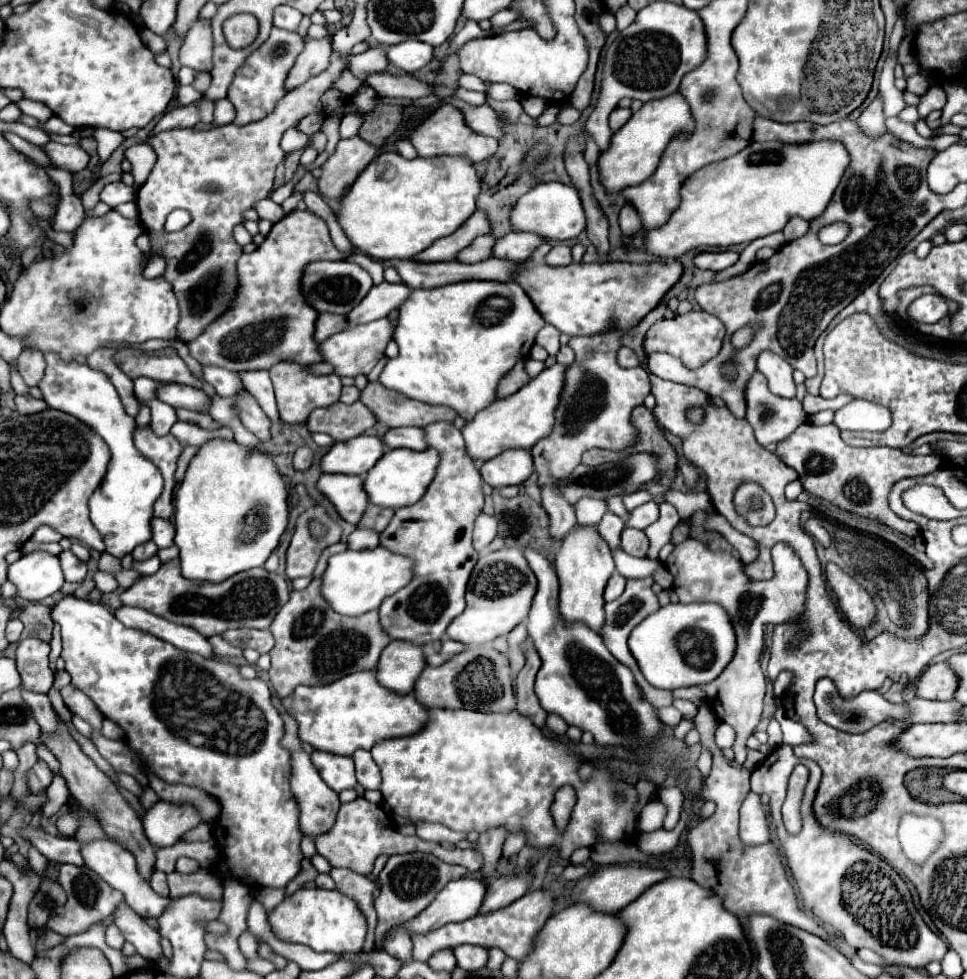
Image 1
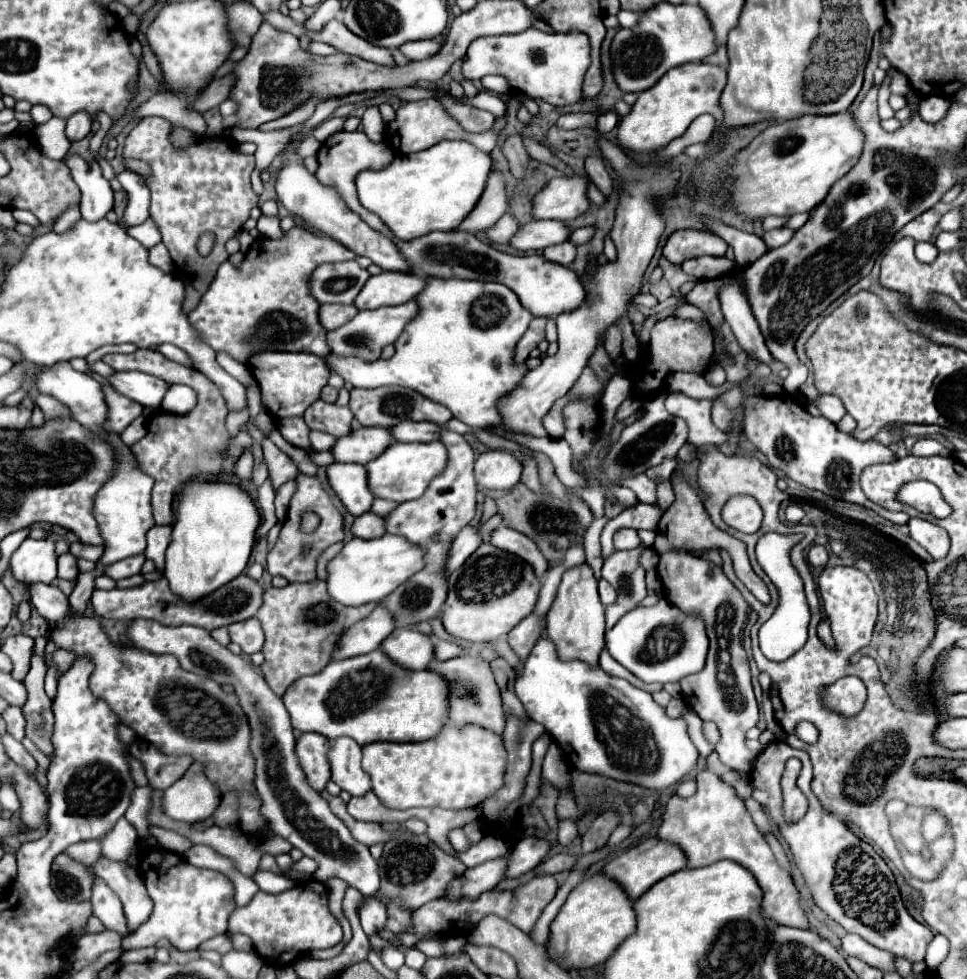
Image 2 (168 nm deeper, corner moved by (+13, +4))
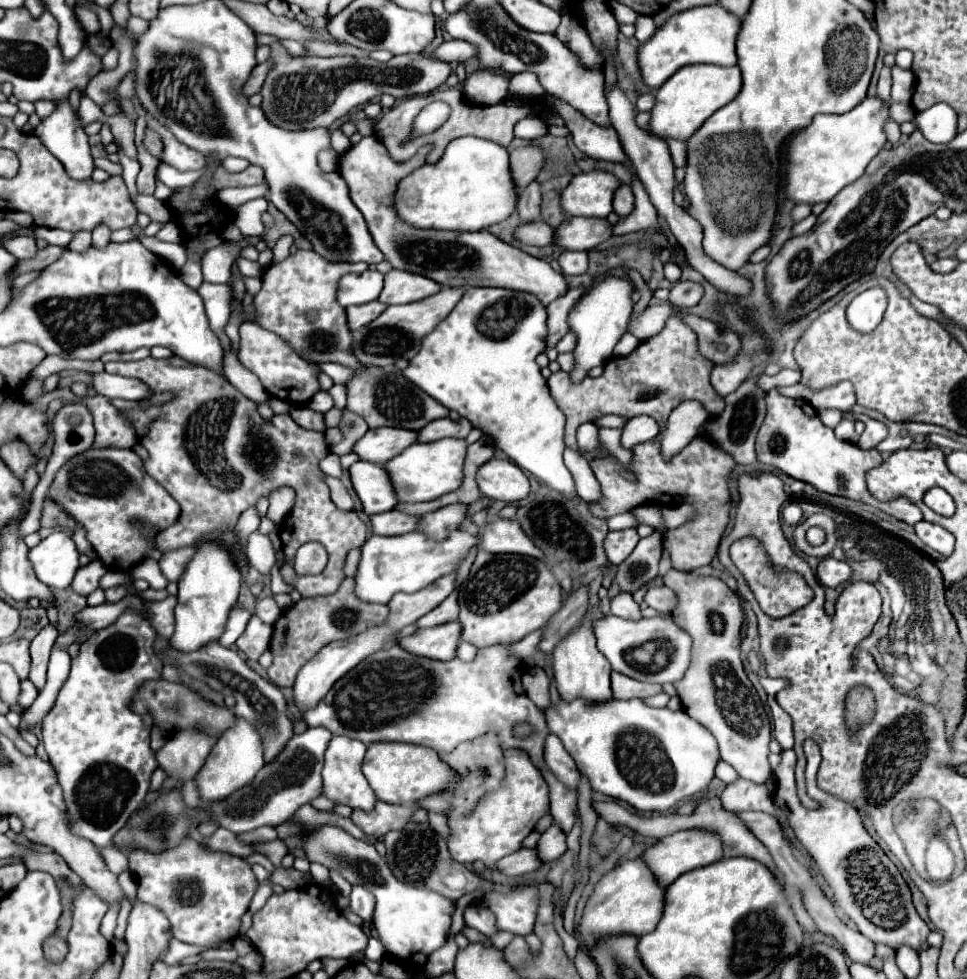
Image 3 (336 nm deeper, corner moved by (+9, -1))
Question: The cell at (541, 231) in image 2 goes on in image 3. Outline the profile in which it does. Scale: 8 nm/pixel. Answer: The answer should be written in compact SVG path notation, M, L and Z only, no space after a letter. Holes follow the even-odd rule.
M573 216L557 228L557 246L567 250L593 250L611 238L611 224L605 218Z

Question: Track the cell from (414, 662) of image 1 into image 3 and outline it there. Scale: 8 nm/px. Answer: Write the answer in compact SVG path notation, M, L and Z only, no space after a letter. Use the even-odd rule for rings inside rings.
M457 620L417 630L415 634L399 640L399 644L405 646L405 650L409 650L411 654L437 660L451 660L455 656L459 642L461 642L461 624Z

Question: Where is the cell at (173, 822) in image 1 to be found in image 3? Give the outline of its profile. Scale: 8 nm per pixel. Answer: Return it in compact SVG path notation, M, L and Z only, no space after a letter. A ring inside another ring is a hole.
M235 716L233 726L229 730L225 730L225 734L217 740L205 766L197 774L201 798L205 802L217 802L221 798L227 798L241 786L247 786L255 778L255 774L261 770L263 764L265 764L263 744L261 744L261 736L259 736L257 728L249 720Z

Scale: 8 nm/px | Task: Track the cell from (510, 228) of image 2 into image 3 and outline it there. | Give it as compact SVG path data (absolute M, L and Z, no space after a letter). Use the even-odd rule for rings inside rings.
M531 222L519 226L515 238L531 246L549 246L555 242L555 228L545 222Z

